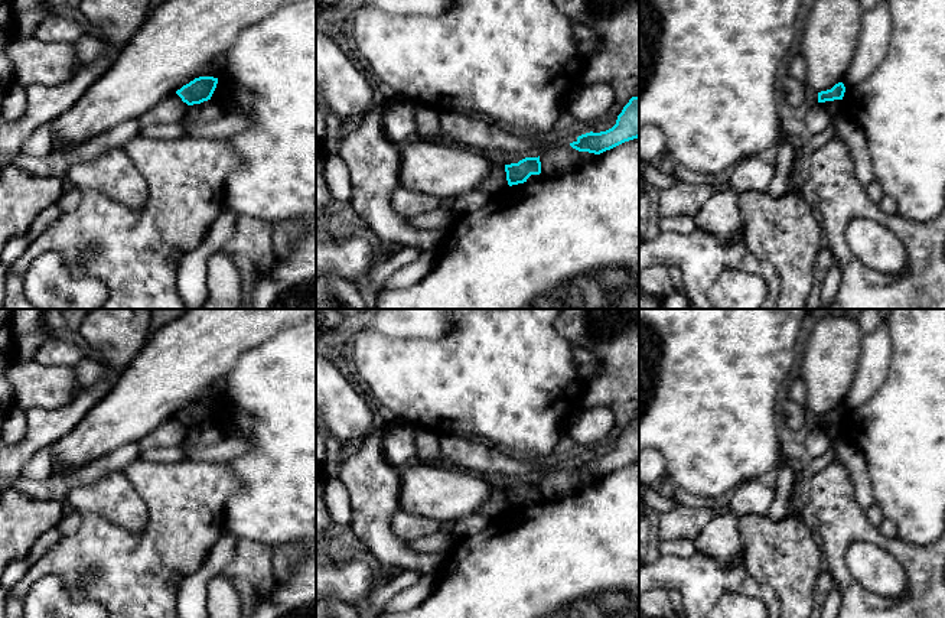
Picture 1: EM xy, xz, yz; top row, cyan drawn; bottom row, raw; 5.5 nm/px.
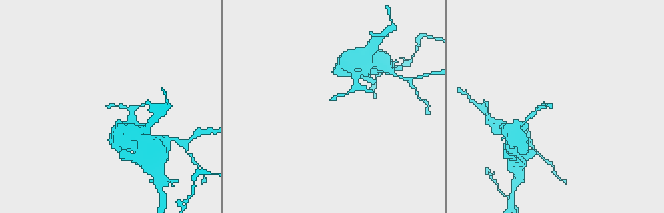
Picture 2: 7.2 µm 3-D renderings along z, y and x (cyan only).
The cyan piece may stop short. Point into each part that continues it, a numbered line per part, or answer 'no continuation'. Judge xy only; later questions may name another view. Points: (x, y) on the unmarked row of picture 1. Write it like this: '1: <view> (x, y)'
no continuation

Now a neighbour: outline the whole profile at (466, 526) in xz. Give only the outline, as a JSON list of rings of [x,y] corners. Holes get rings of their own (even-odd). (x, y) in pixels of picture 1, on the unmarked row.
[[[479,513],[460,517],[454,520],[453,536],[456,539],[463,539],[463,537],[479,534],[482,531],[486,531],[491,523],[492,523],[491,517]]]

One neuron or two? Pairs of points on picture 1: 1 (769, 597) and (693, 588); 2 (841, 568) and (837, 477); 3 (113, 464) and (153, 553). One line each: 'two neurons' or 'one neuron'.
1: one neuron
2: one neuron
3: two neurons

